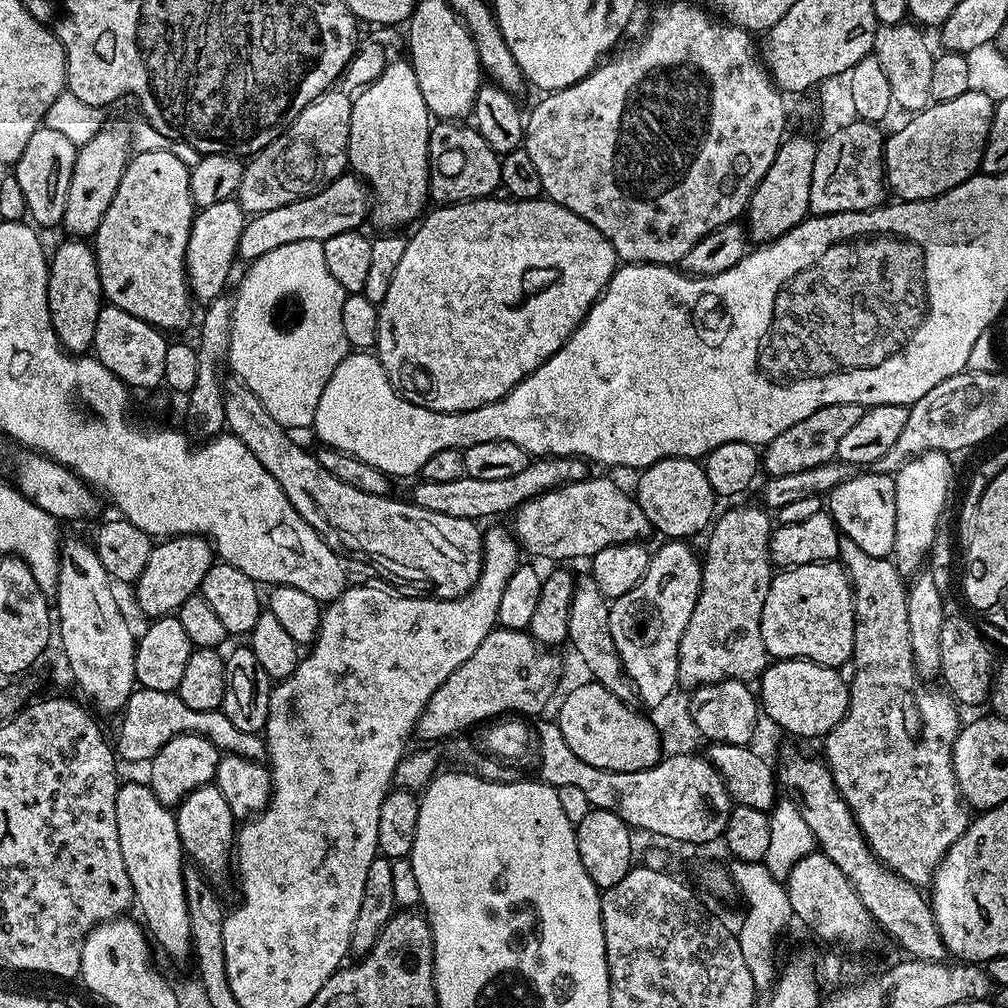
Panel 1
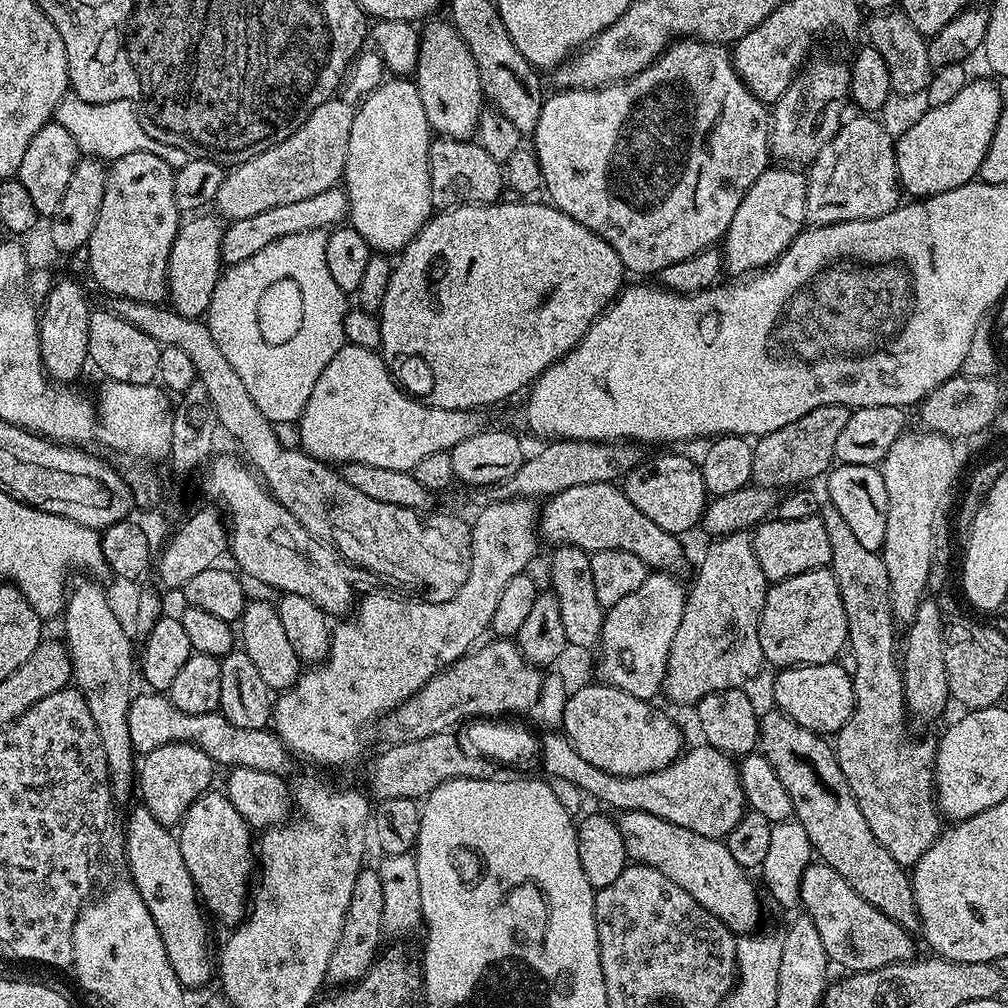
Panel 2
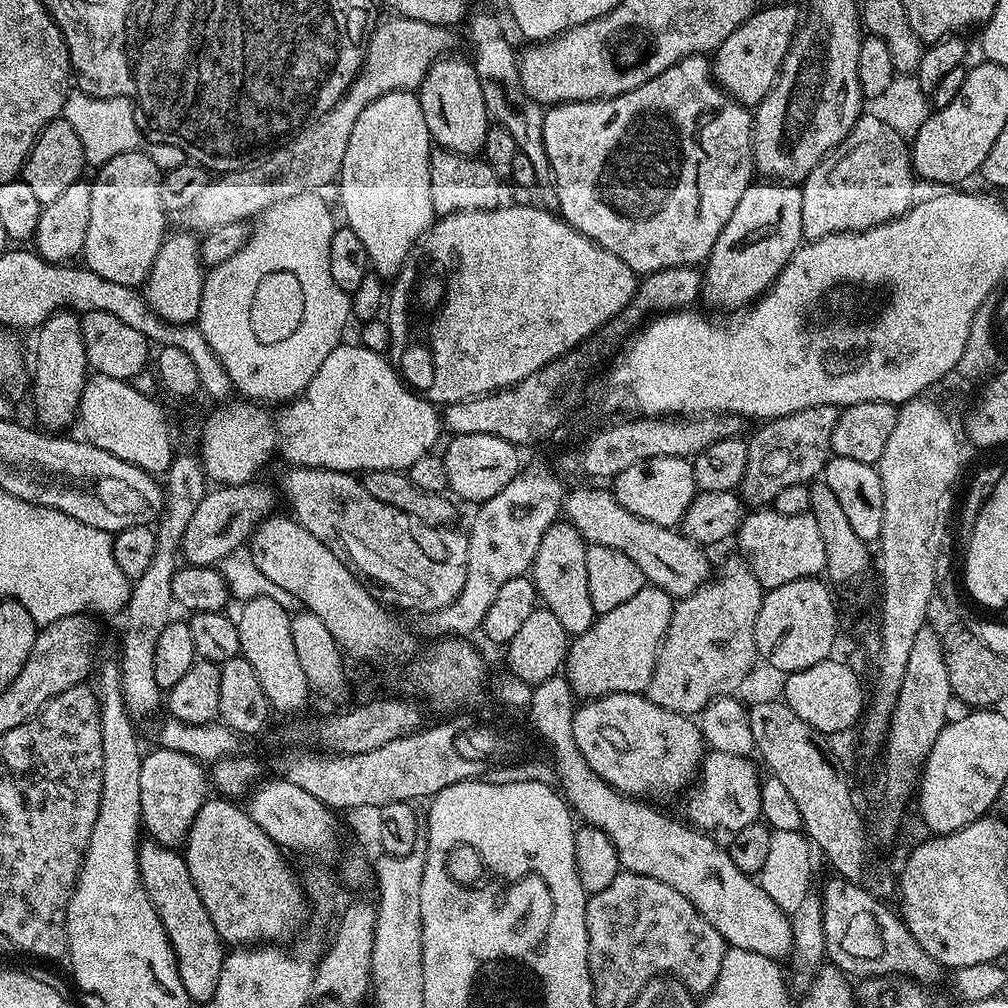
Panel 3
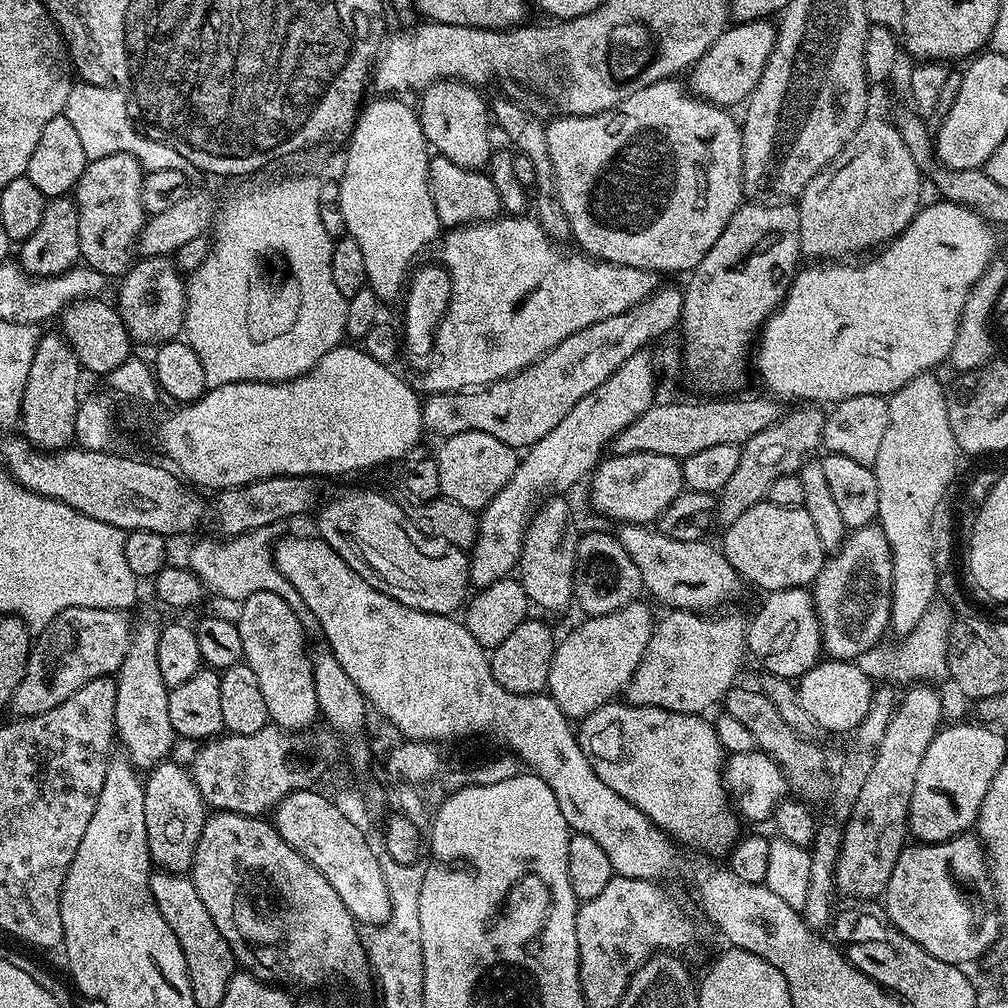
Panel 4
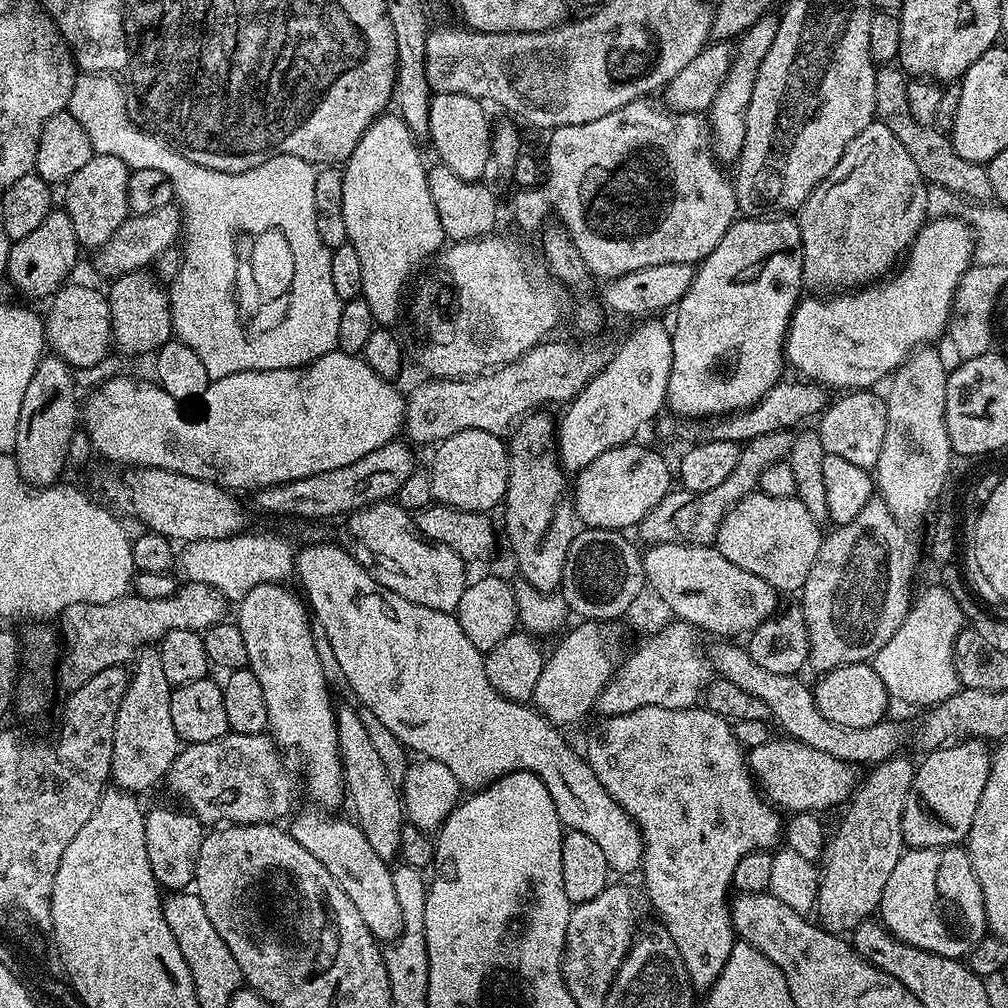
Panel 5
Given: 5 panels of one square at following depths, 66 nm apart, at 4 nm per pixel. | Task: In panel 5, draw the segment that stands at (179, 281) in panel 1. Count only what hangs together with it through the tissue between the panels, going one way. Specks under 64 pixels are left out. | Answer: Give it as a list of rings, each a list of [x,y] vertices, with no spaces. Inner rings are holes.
[[[110,154],[92,155],[86,166],[81,166],[63,185],[63,211],[70,214],[70,222],[74,222],[74,234],[78,238],[81,249],[98,250],[116,233],[118,226],[127,220],[128,210],[128,178],[130,169],[122,158],[114,158]]]

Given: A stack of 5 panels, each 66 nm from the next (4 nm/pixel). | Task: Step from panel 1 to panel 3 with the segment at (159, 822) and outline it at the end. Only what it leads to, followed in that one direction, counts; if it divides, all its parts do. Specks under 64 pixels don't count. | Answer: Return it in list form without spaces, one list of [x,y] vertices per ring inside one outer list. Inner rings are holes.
[[[151,838],[145,839],[138,852],[138,866],[142,886],[172,943],[182,986],[186,986],[186,994],[193,1005],[203,1006],[214,998],[214,992],[218,990],[226,945],[210,914],[206,914],[206,906],[202,906],[202,898],[198,898],[188,864],[179,851],[157,844]]]

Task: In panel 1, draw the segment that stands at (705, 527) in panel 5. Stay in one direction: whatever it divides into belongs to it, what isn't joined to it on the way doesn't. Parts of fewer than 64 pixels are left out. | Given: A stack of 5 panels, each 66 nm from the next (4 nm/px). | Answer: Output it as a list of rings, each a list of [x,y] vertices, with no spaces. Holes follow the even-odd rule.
[[[838,402],[834,406],[822,406],[814,410],[810,418],[802,418],[802,422],[790,426],[790,430],[782,430],[778,438],[766,445],[762,452],[763,471],[768,471],[769,477],[798,474],[798,470],[810,470],[836,459],[838,442],[842,442],[842,437],[858,423],[858,418],[862,418],[863,413],[863,406],[854,402]]]

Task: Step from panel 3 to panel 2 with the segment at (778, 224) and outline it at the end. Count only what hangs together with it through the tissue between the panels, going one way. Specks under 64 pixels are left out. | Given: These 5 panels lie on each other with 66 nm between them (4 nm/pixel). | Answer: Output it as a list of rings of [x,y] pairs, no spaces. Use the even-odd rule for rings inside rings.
[[[770,166],[750,186],[746,198],[742,198],[742,206],[734,210],[734,218],[722,241],[722,264],[733,272],[733,277],[740,278],[768,267],[804,231],[807,189],[805,173],[792,166]]]

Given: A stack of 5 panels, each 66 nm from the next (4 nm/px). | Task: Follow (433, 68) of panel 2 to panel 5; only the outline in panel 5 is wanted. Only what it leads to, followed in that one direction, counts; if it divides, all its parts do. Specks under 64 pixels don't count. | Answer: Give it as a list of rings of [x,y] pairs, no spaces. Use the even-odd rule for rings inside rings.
[[[449,92],[435,93],[430,102],[430,118],[428,119],[427,139],[432,139],[436,147],[439,163],[445,164],[458,178],[463,180],[483,181],[484,175],[490,172],[492,163],[492,128],[488,124],[488,116],[484,113],[485,105],[479,100],[470,98],[466,94],[450,94]]]

